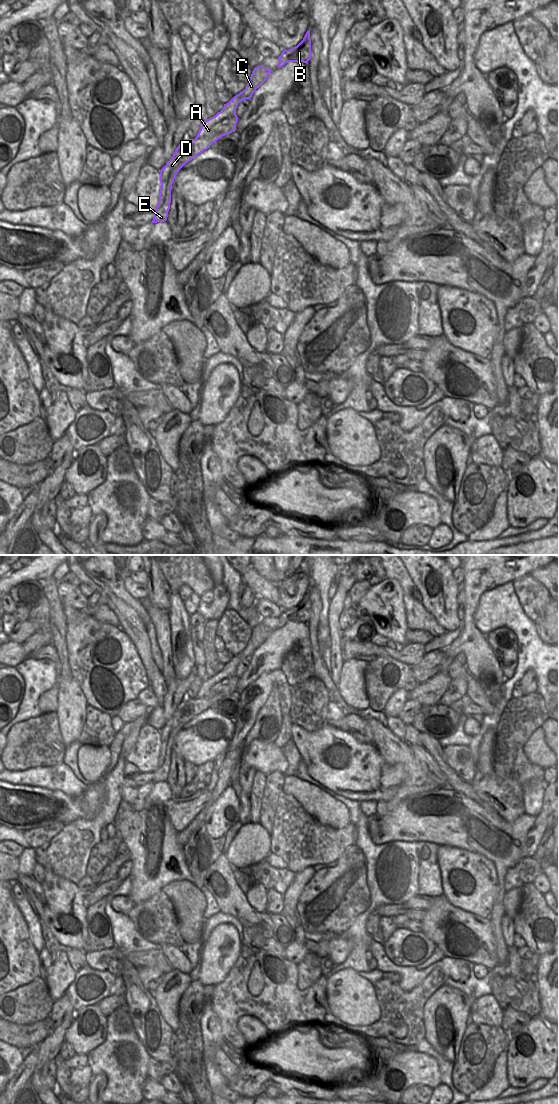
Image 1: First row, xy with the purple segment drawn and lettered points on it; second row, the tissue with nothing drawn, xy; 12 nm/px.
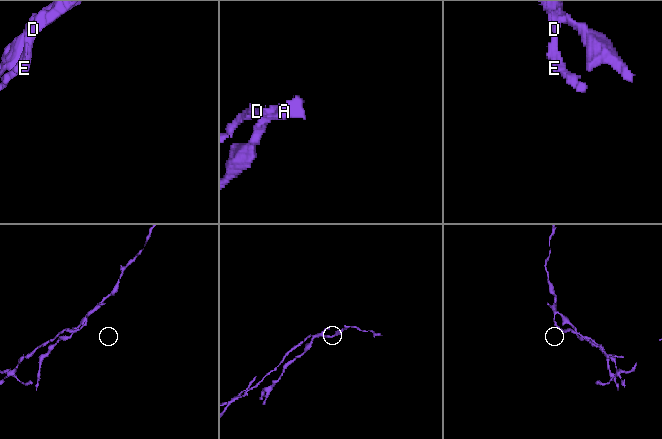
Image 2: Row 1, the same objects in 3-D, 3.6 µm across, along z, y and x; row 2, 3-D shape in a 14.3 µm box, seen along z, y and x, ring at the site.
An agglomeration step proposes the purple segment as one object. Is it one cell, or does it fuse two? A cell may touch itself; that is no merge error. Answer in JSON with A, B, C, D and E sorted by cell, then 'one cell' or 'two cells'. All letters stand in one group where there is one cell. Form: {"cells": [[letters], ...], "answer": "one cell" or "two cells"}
{"cells": [["A", "B", "C"], ["D", "E"]], "answer": "two cells"}

